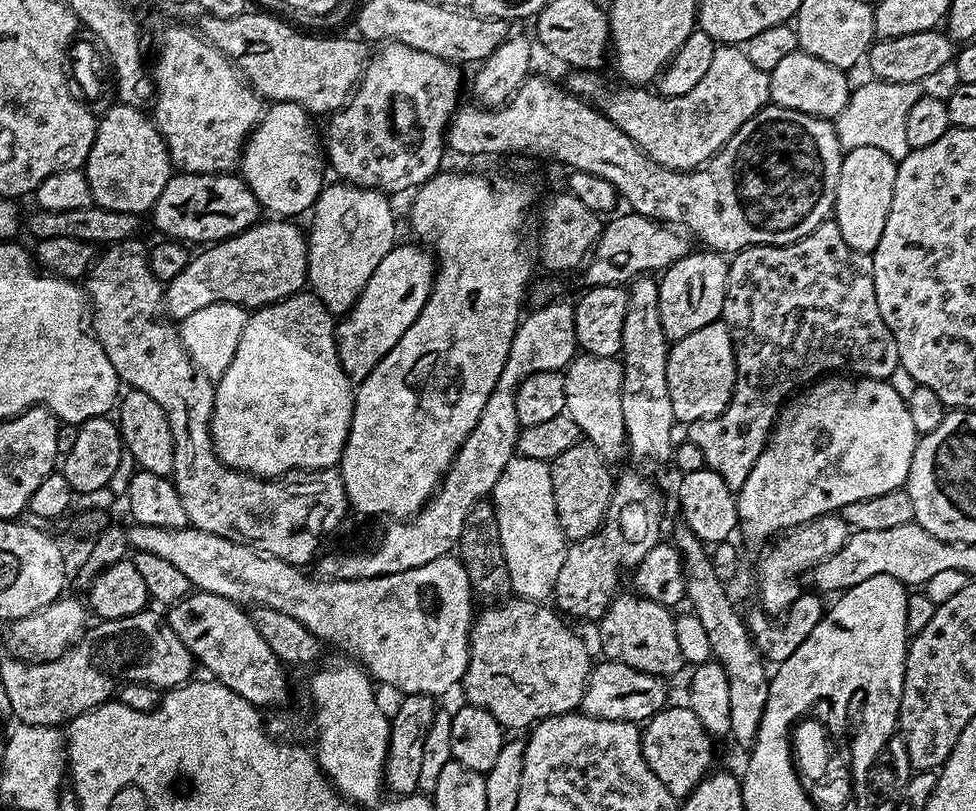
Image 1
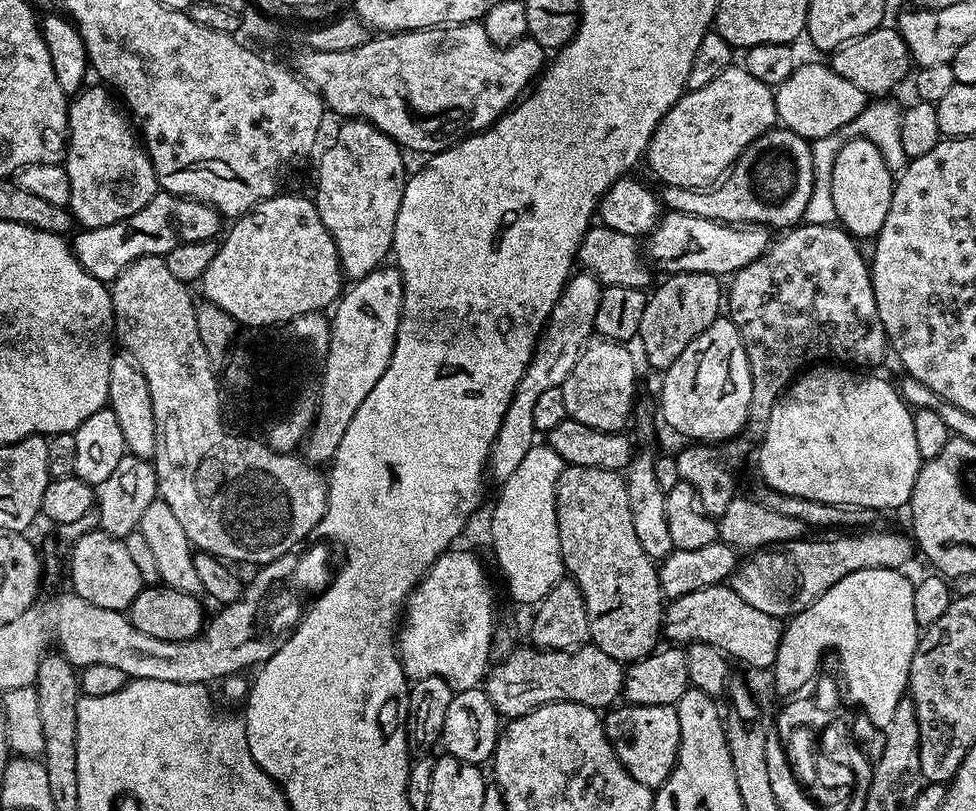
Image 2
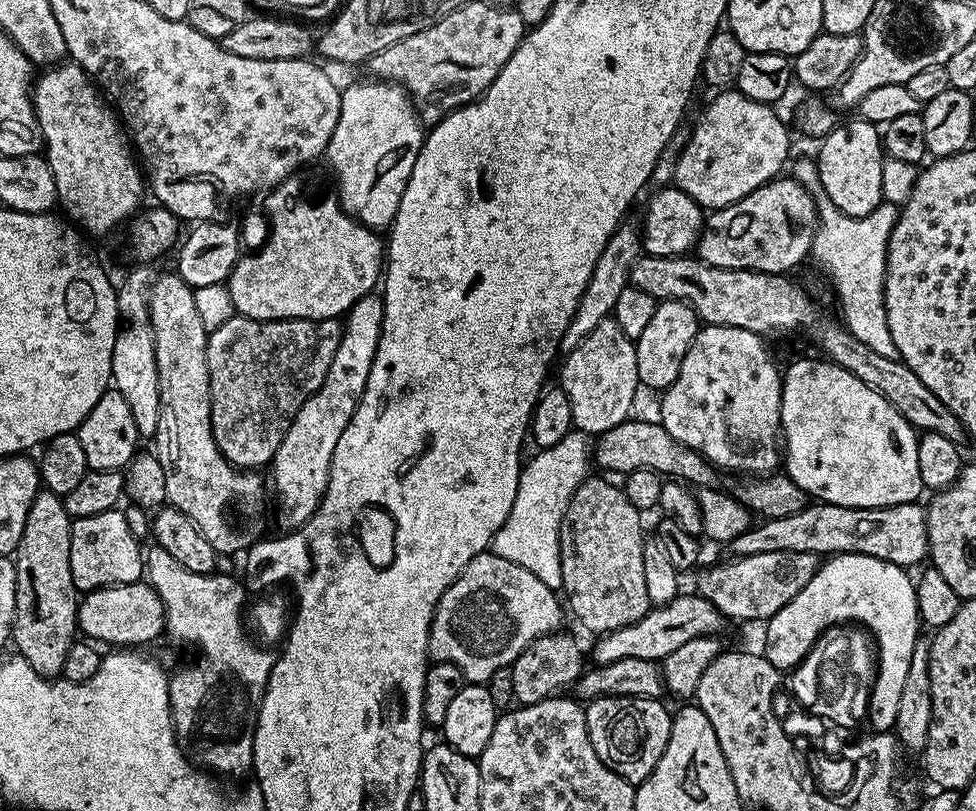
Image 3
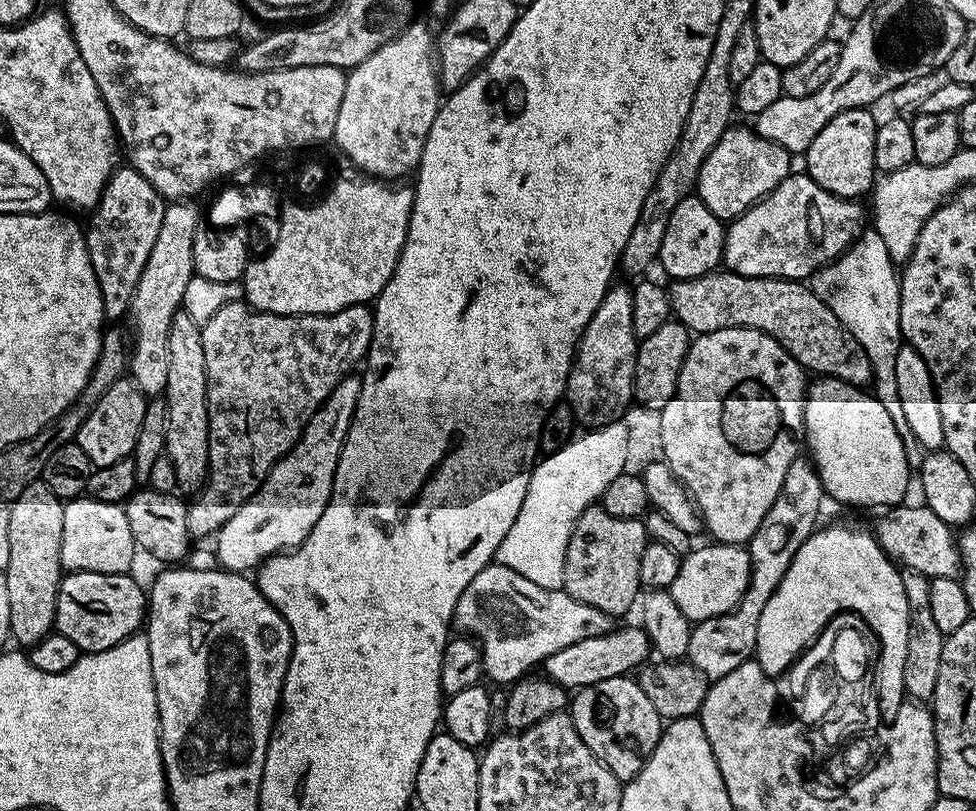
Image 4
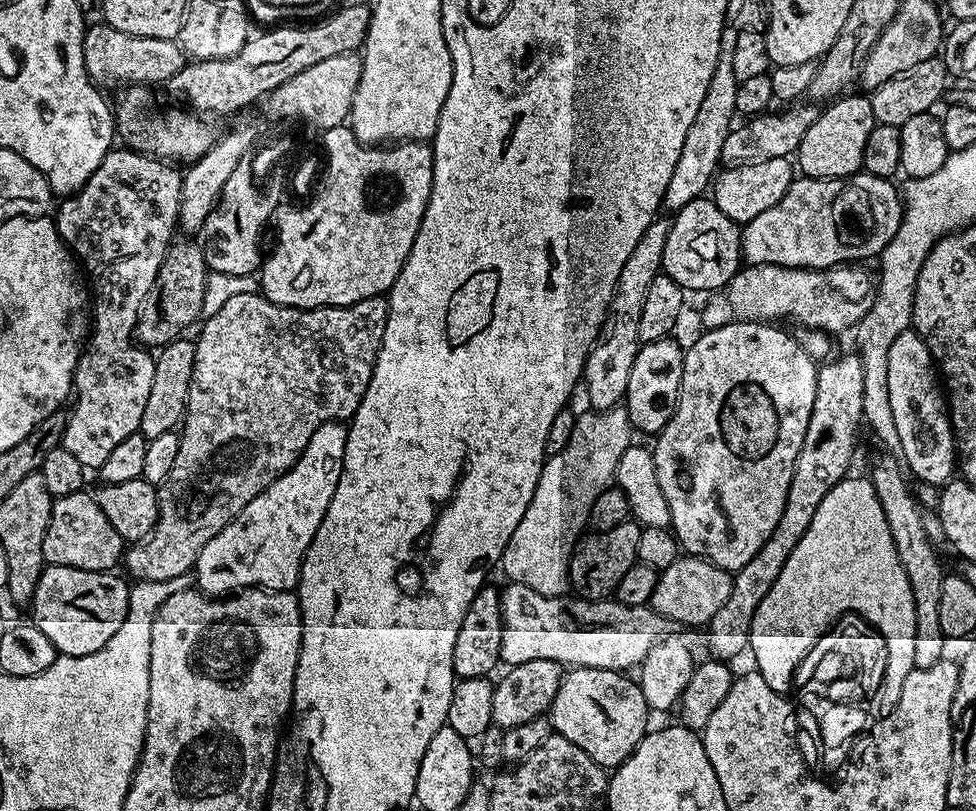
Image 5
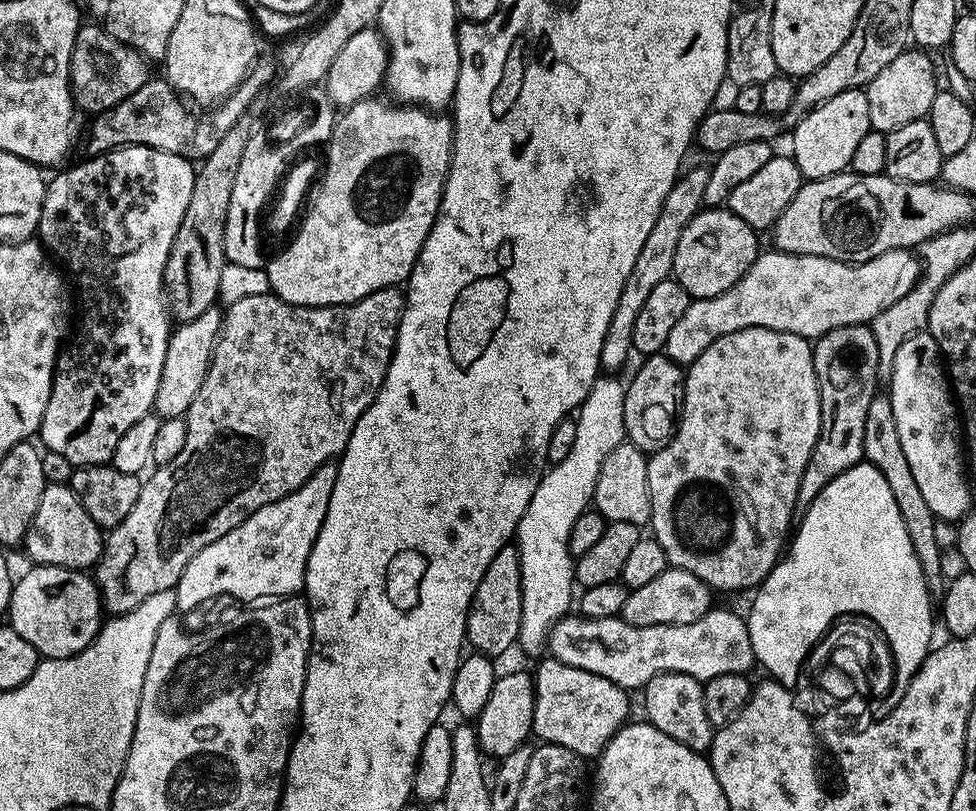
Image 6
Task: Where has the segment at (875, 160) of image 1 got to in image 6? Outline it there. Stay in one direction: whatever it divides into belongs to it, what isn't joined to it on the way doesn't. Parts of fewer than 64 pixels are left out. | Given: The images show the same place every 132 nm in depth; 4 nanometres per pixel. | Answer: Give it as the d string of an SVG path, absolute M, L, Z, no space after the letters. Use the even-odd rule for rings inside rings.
M859 88L846 90L838 94L838 98L830 98L830 102L822 102L810 110L810 114L791 129L790 155L805 181L821 180L845 171L851 165L858 142L862 142L862 138L871 131L870 105L866 103L866 94Z

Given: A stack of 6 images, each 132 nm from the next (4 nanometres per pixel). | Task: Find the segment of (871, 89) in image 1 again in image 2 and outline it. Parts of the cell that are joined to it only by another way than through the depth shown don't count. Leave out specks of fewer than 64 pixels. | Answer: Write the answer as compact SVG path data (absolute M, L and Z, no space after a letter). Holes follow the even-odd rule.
M880 98L875 102L865 103L862 114L858 114L858 118L854 118L846 126L840 127L832 135L826 135L825 138L811 141L811 157L814 160L815 168L815 188L811 192L810 202L807 203L807 208L804 211L807 223L824 225L833 224L837 221L836 211L834 210L832 172L834 162L838 158L838 153L842 150L842 147L846 146L846 142L852 140L869 140L870 142L874 142L874 146L878 146L878 150L889 168L896 170L901 167L900 134L896 130L888 132L888 116L892 116L892 118L899 117L902 108L901 105L891 104L890 101L891 99L888 98Z

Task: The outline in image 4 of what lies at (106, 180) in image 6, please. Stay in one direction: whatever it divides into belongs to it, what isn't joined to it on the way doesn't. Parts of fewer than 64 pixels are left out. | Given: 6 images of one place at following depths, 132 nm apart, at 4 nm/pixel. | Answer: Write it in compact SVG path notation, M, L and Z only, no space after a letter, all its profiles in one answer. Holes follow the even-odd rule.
M131 166L117 167L108 184L104 188L102 198L91 209L92 216L86 220L86 246L90 254L90 262L94 266L96 281L102 294L104 314L109 321L116 322L120 315L127 313L132 306L134 290L138 286L138 278L142 278L142 270L146 270L146 258L150 258L150 250L154 250L154 241L158 239L158 229L162 226L162 214L166 207L164 197L142 178L142 174ZM128 378L114 382L114 386L110 386L110 390L102 394L102 398L94 406L86 422L82 422L74 441L85 451L93 468L111 466L114 462L127 460L133 455L148 403L140 387Z

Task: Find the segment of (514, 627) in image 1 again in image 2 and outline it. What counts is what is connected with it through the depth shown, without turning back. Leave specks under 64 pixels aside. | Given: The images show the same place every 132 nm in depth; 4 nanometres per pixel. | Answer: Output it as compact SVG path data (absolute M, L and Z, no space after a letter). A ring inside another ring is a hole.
M591 642L571 652L550 652L535 646L527 647L518 646L501 664L492 664L483 681L482 687L501 717L525 716L536 708L557 702L574 702L587 708L608 710L621 699L625 665L610 658L606 650Z

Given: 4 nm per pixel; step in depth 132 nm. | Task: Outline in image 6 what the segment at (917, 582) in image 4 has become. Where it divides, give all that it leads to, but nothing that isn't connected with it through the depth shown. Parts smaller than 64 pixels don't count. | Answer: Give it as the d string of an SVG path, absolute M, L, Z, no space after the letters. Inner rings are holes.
M878 394L870 402L866 413L866 430L862 437L864 460L873 464L886 478L890 491L894 494L894 502L898 502L898 514L902 514L902 522L906 522L906 534L910 534L910 542L914 545L914 554L918 554L918 562L922 566L922 574L928 583L928 593L933 598L943 597L946 587L946 576L943 576L944 560L940 557L940 536L936 533L938 521L930 510L926 498L922 498L922 490L918 490L918 481L910 471L910 462L906 462L906 453L902 451L902 441L898 439L898 422L894 422L894 406L886 394Z

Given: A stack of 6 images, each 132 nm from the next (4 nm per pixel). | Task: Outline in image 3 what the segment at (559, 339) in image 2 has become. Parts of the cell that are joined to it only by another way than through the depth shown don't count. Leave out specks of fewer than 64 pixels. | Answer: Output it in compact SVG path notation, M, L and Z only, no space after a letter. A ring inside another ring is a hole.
M621 223L610 238L610 242L606 242L606 250L602 250L602 258L598 258L594 266L594 274L590 274L590 282L578 302L578 310L566 334L560 340L561 353L567 354L574 351L582 342L582 338L586 338L586 334L590 334L590 330L598 326L598 322L609 319L614 310L614 302L618 302L622 290L629 287L634 262L642 255L642 232L637 225L635 228L634 225L628 223Z

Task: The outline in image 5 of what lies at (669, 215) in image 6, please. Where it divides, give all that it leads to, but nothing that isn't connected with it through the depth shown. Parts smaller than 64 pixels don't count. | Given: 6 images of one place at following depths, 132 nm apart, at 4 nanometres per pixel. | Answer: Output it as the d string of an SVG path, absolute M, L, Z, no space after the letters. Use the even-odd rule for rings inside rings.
M657 218L650 226L646 226L646 234L638 238L630 258L626 258L626 266L622 266L622 274L618 274L616 289L608 303L608 313L604 316L604 324L600 327L592 349L584 363L582 392L588 395L593 409L603 410L615 408L626 394L626 386L630 382L630 366L634 366L634 358L640 349L638 338L638 317L642 314L642 301L650 287L650 282L661 275L662 250L666 250L666 234L670 234L670 223L667 219Z

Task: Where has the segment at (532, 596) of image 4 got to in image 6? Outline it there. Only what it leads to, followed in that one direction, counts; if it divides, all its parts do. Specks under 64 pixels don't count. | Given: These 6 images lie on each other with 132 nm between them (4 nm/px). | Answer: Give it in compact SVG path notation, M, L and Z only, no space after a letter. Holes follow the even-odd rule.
M719 606L713 607L698 622L685 624L659 624L658 626L634 626L620 616L610 618L586 618L579 614L569 614L558 621L548 636L547 647L552 648L551 655L561 660L566 666L574 666L578 670L590 670L590 674L598 674L602 678L610 678L619 688L625 690L643 689L650 678L667 672L690 674L690 678L701 682L714 679L718 674L751 673L756 664L754 646L750 642L748 621L736 612L727 612Z

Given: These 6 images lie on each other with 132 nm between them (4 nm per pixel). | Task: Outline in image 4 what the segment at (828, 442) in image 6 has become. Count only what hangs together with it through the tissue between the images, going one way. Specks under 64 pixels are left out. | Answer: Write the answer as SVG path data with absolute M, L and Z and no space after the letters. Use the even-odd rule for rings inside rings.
M797 458L790 462L790 470L786 470L786 478L782 482L782 490L778 490L778 498L774 498L774 506L766 510L762 526L758 526L758 530L754 530L748 539L746 547L752 559L752 573L744 597L726 614L699 621L690 634L687 663L692 664L708 681L723 678L730 674L730 670L742 666L742 662L755 657L762 606L766 606L774 590L778 590L800 547L817 531L816 519L820 516L824 500L826 493L811 459Z

